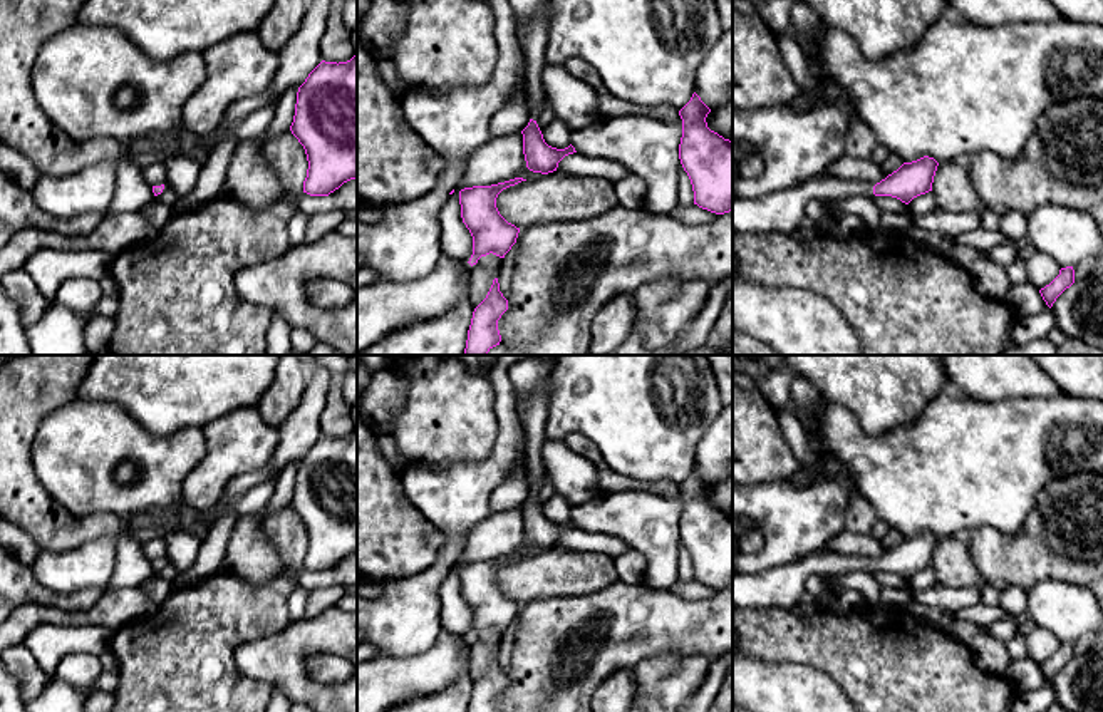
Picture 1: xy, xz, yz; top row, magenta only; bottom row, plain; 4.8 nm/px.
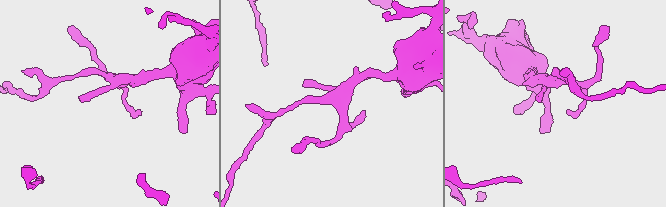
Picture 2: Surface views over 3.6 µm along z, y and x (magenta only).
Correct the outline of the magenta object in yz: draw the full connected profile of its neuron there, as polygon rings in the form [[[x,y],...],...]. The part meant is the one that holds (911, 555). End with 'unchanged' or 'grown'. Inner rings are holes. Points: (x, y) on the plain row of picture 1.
[[[924,531],[904,538],[875,561],[833,551],[806,560],[769,568],[754,575],[733,570],[733,608],[783,608],[791,610],[805,593],[803,581],[810,575],[841,575],[848,571],[892,571],[909,580],[914,573],[932,566],[939,538]]]; grown

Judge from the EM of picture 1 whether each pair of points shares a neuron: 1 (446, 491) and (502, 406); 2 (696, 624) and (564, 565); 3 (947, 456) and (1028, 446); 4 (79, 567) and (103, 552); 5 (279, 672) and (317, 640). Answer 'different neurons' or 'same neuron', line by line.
1: same neuron
2: different neurons
3: same neuron
4: same neuron
5: same neuron

